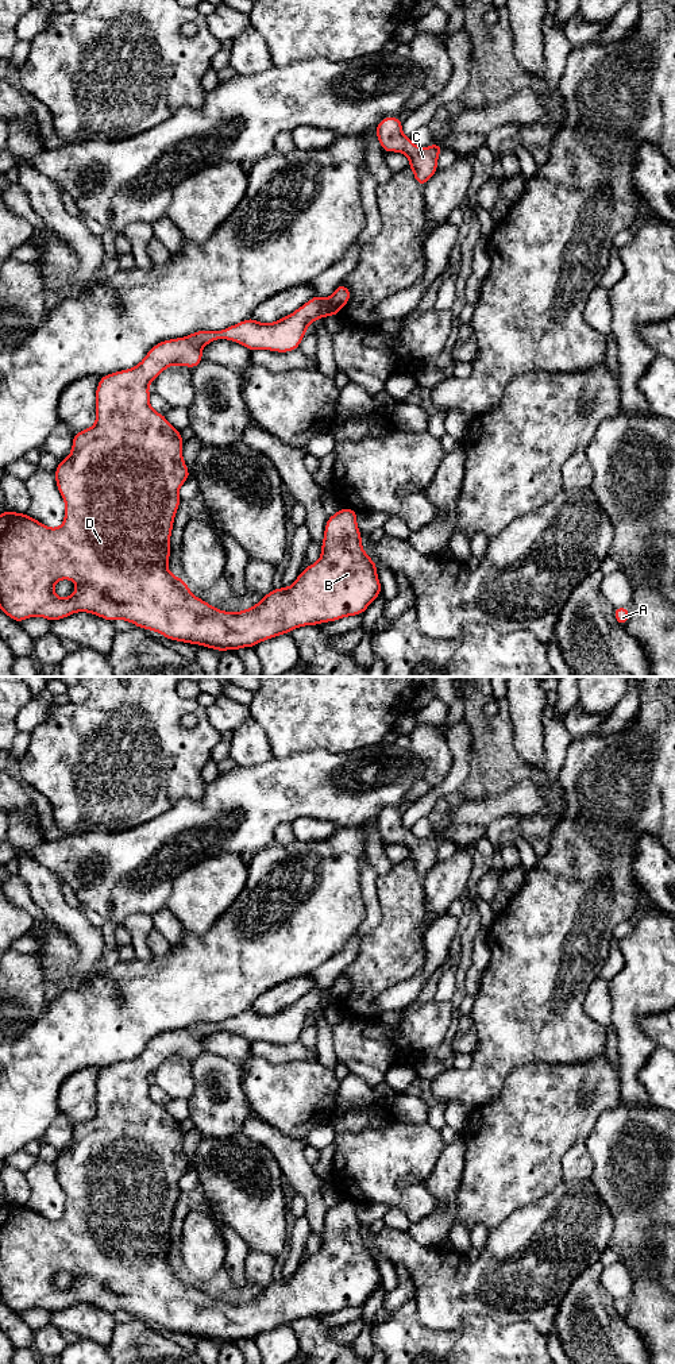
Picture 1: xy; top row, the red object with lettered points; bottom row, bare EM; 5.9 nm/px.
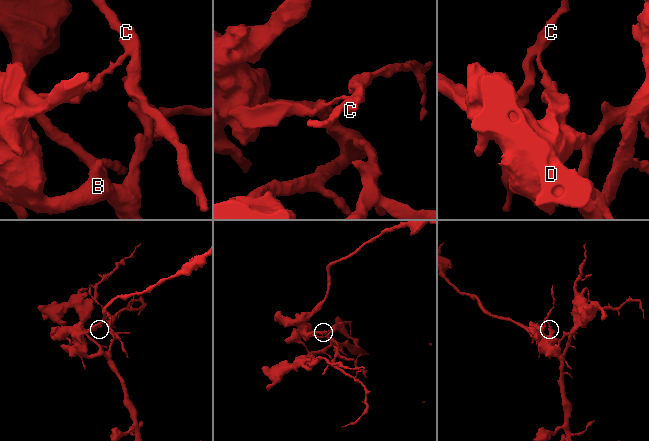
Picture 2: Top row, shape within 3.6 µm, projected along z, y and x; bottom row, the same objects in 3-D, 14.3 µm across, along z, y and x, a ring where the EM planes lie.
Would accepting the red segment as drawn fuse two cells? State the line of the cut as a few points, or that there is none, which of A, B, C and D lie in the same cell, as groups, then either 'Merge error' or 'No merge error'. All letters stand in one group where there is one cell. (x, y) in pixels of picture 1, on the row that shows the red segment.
Split along xy (330, 297), (331, 313). Groups: A C / B D. Merge error

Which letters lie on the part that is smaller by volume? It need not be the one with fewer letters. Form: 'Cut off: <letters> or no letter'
Cut off: A, C

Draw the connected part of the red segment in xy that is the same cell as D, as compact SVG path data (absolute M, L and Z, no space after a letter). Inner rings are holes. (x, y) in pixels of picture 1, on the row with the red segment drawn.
M316 294L302 307L271 324L252 317L221 331L196 331L192 335L155 344L144 359L132 369L103 375L96 389L96 423L73 435L72 452L59 461L54 473L57 488L65 501L65 520L59 528L49 528L26 513L5 510L0 515L0 609L16 623L40 616L55 621L72 613L88 612L108 621L126 620L142 629L155 631L165 637L189 644L201 644L216 651L255 647L258 643L290 633L294 628L317 625L347 616L363 614L381 594L377 563L362 548L358 512L342 508L327 519L320 559L300 573L289 587L273 589L261 602L242 612L224 612L192 594L181 577L167 569L170 535L181 504L178 489L190 477L182 458L184 439L165 417L150 406L148 384L169 366L194 369L202 361L201 348L217 339L238 342L250 351L256 348L288 352L300 347L306 327L319 317L331 315L331 298ZM59 579L77 583L70 597L54 594Z

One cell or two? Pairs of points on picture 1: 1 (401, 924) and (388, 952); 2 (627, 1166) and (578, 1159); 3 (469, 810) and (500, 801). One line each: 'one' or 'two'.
1: one
2: two
3: one

